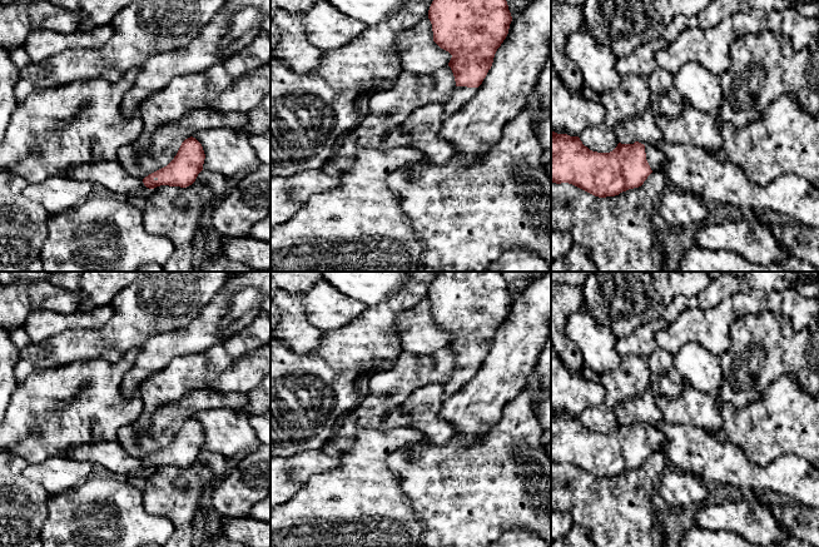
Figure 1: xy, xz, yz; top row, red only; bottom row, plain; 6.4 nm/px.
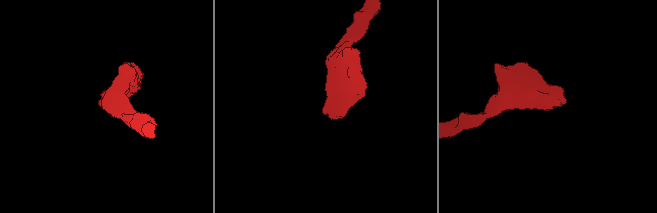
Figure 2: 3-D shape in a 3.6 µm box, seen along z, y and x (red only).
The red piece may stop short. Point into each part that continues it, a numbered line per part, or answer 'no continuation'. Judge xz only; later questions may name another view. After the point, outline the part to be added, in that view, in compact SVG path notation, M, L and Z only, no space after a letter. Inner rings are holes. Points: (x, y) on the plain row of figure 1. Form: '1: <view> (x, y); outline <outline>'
1: xz (460, 376); outline M456 367L450 379L443 386L443 402L456 393L473 374L476 368Z

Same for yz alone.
1: yz (654, 437); outline M652 424L645 426L646 441L652 452L662 453L664 448L664 436L662 433Z

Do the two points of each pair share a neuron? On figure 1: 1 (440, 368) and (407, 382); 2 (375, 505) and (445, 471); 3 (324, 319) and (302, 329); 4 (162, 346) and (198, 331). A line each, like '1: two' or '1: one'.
1: one
2: two
3: two
4: one

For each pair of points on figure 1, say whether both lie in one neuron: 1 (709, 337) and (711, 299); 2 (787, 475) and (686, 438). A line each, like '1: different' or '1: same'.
1: different
2: same

